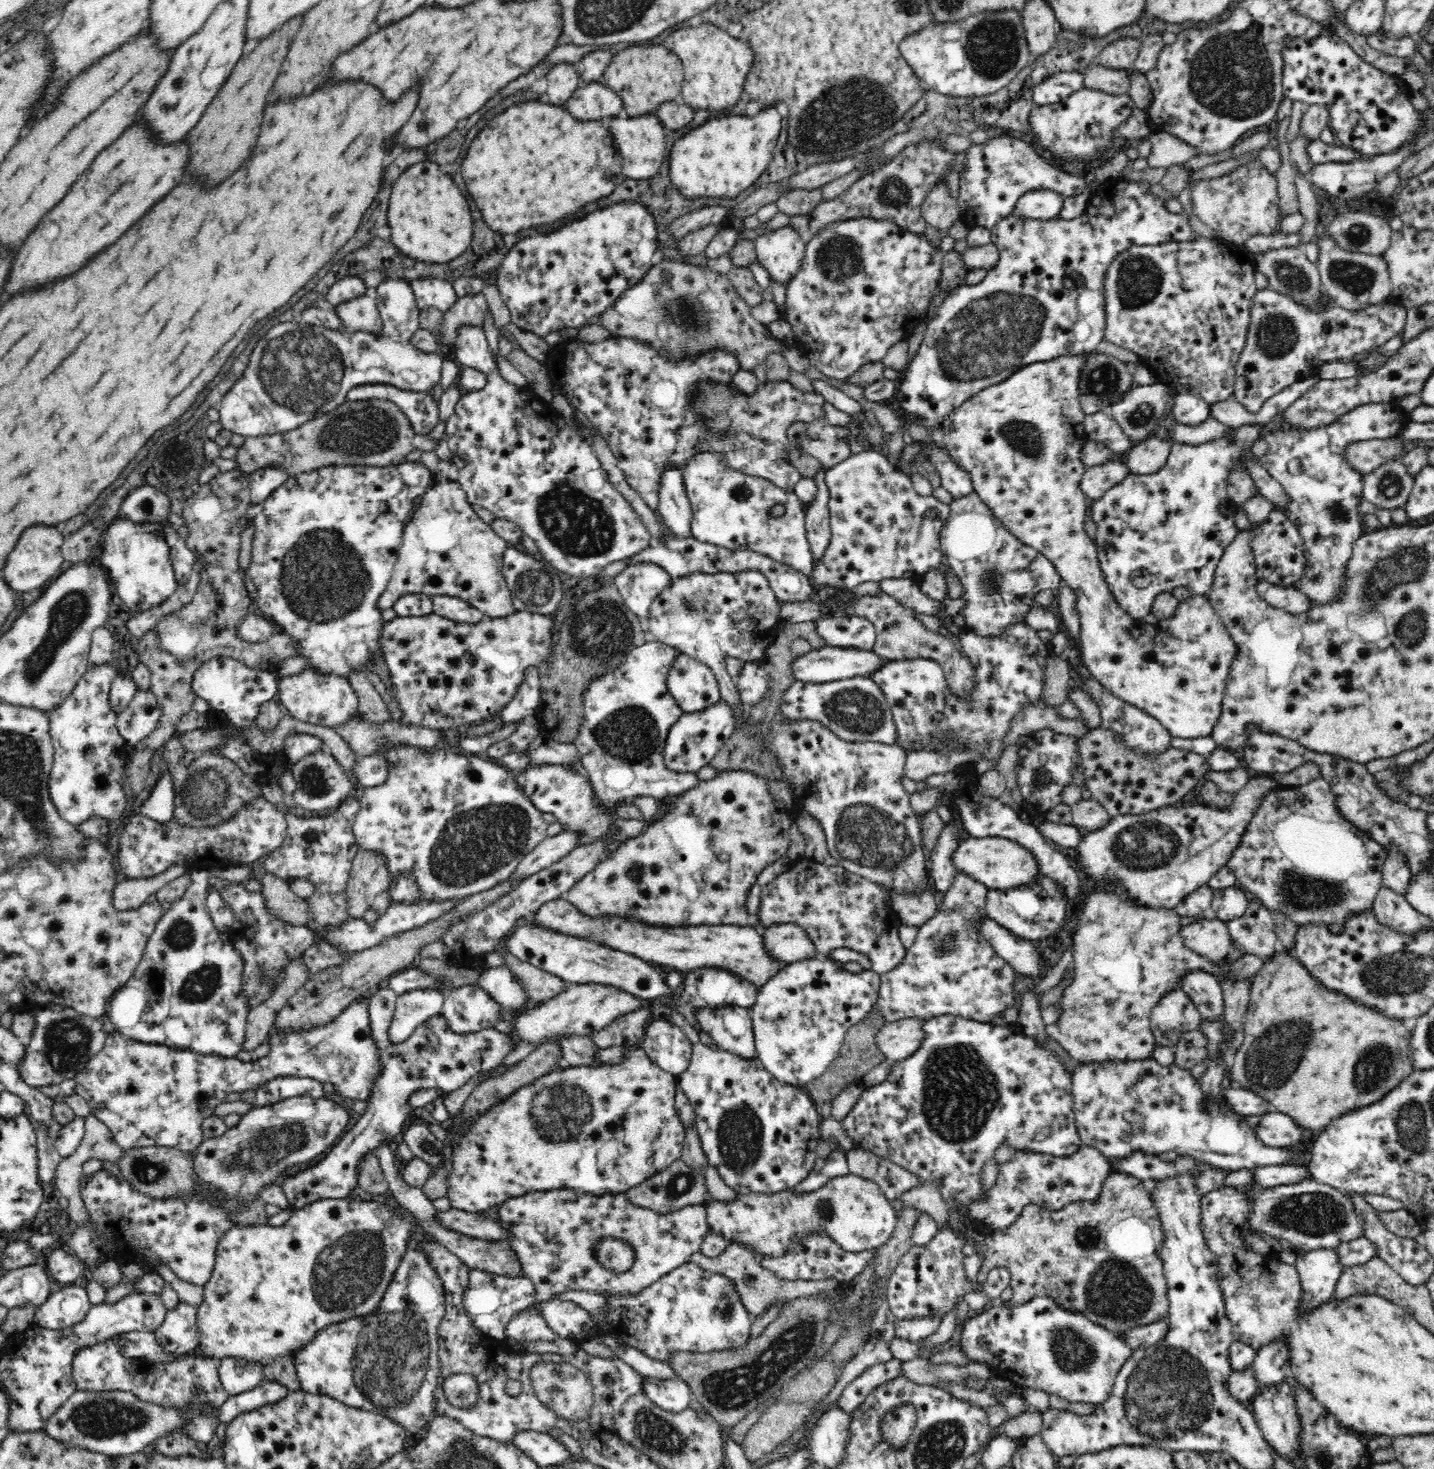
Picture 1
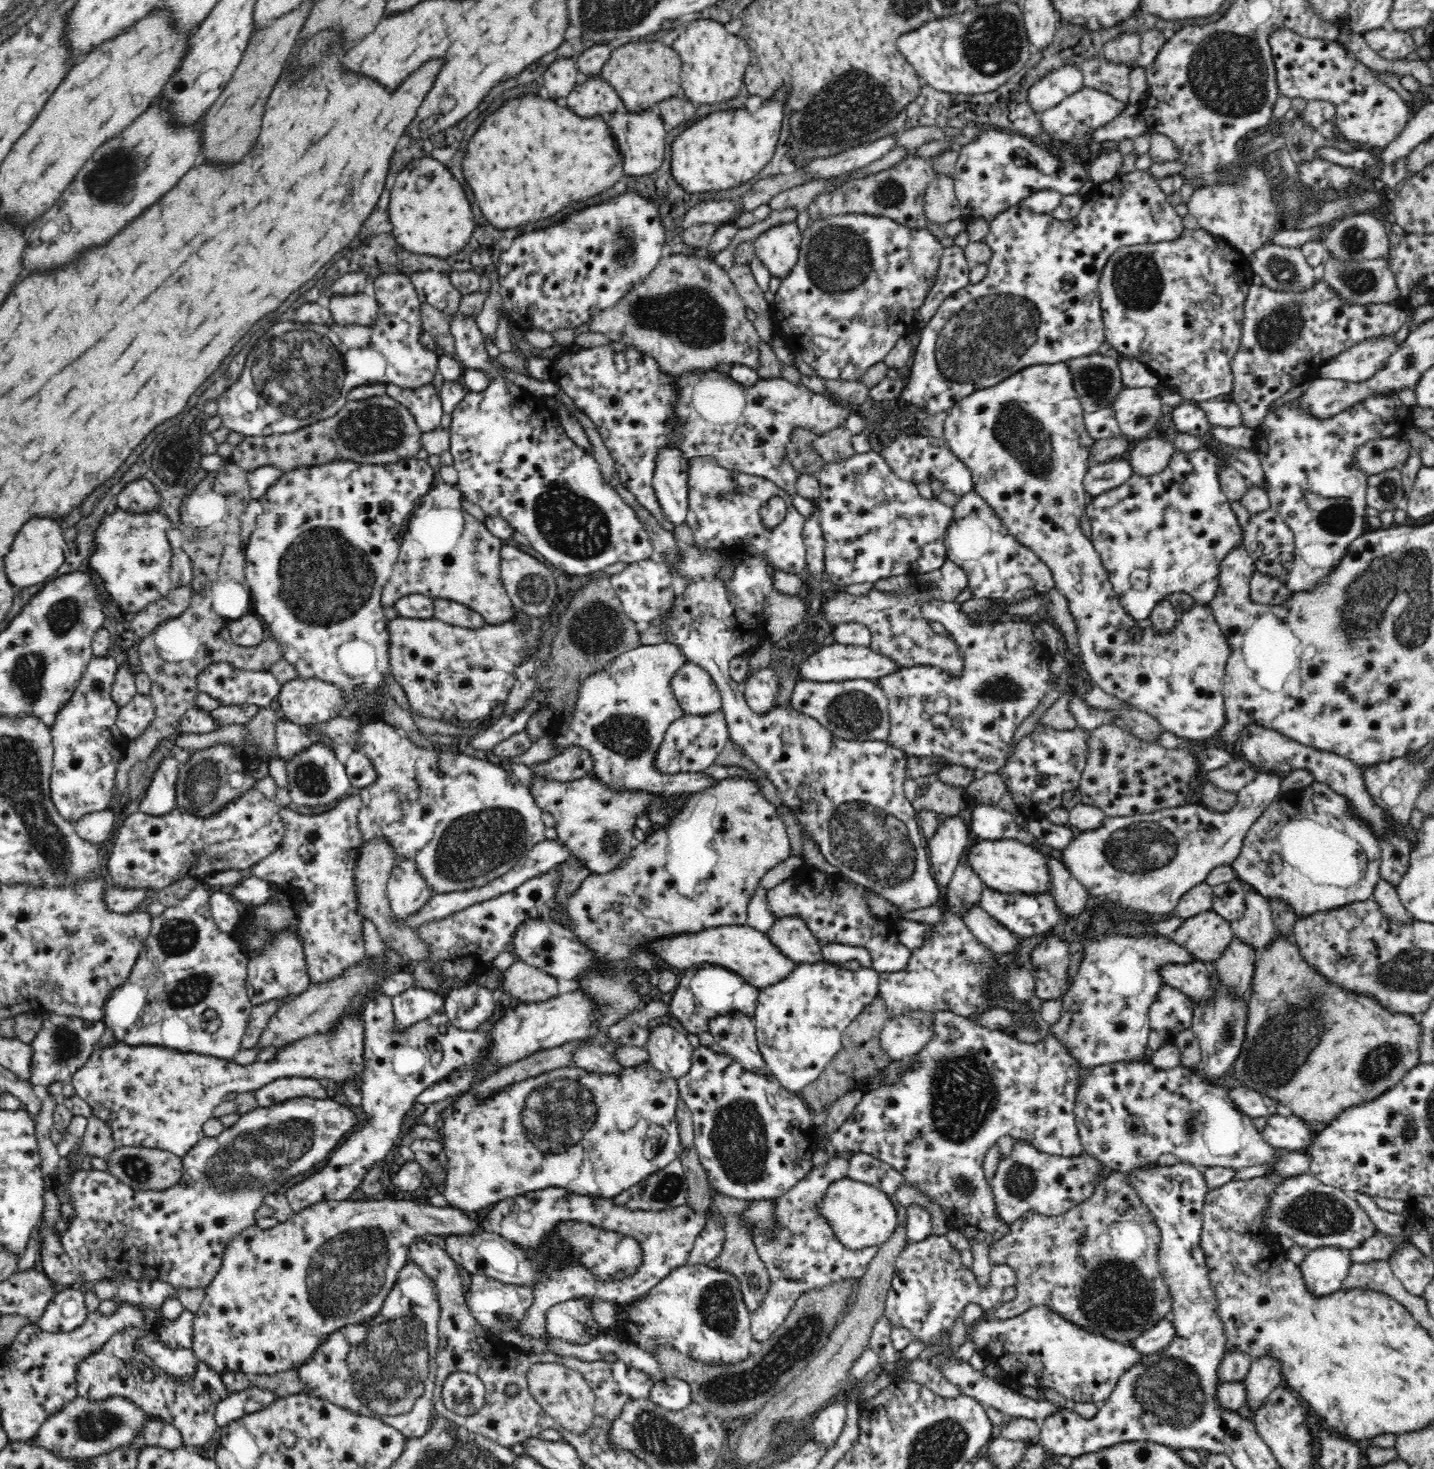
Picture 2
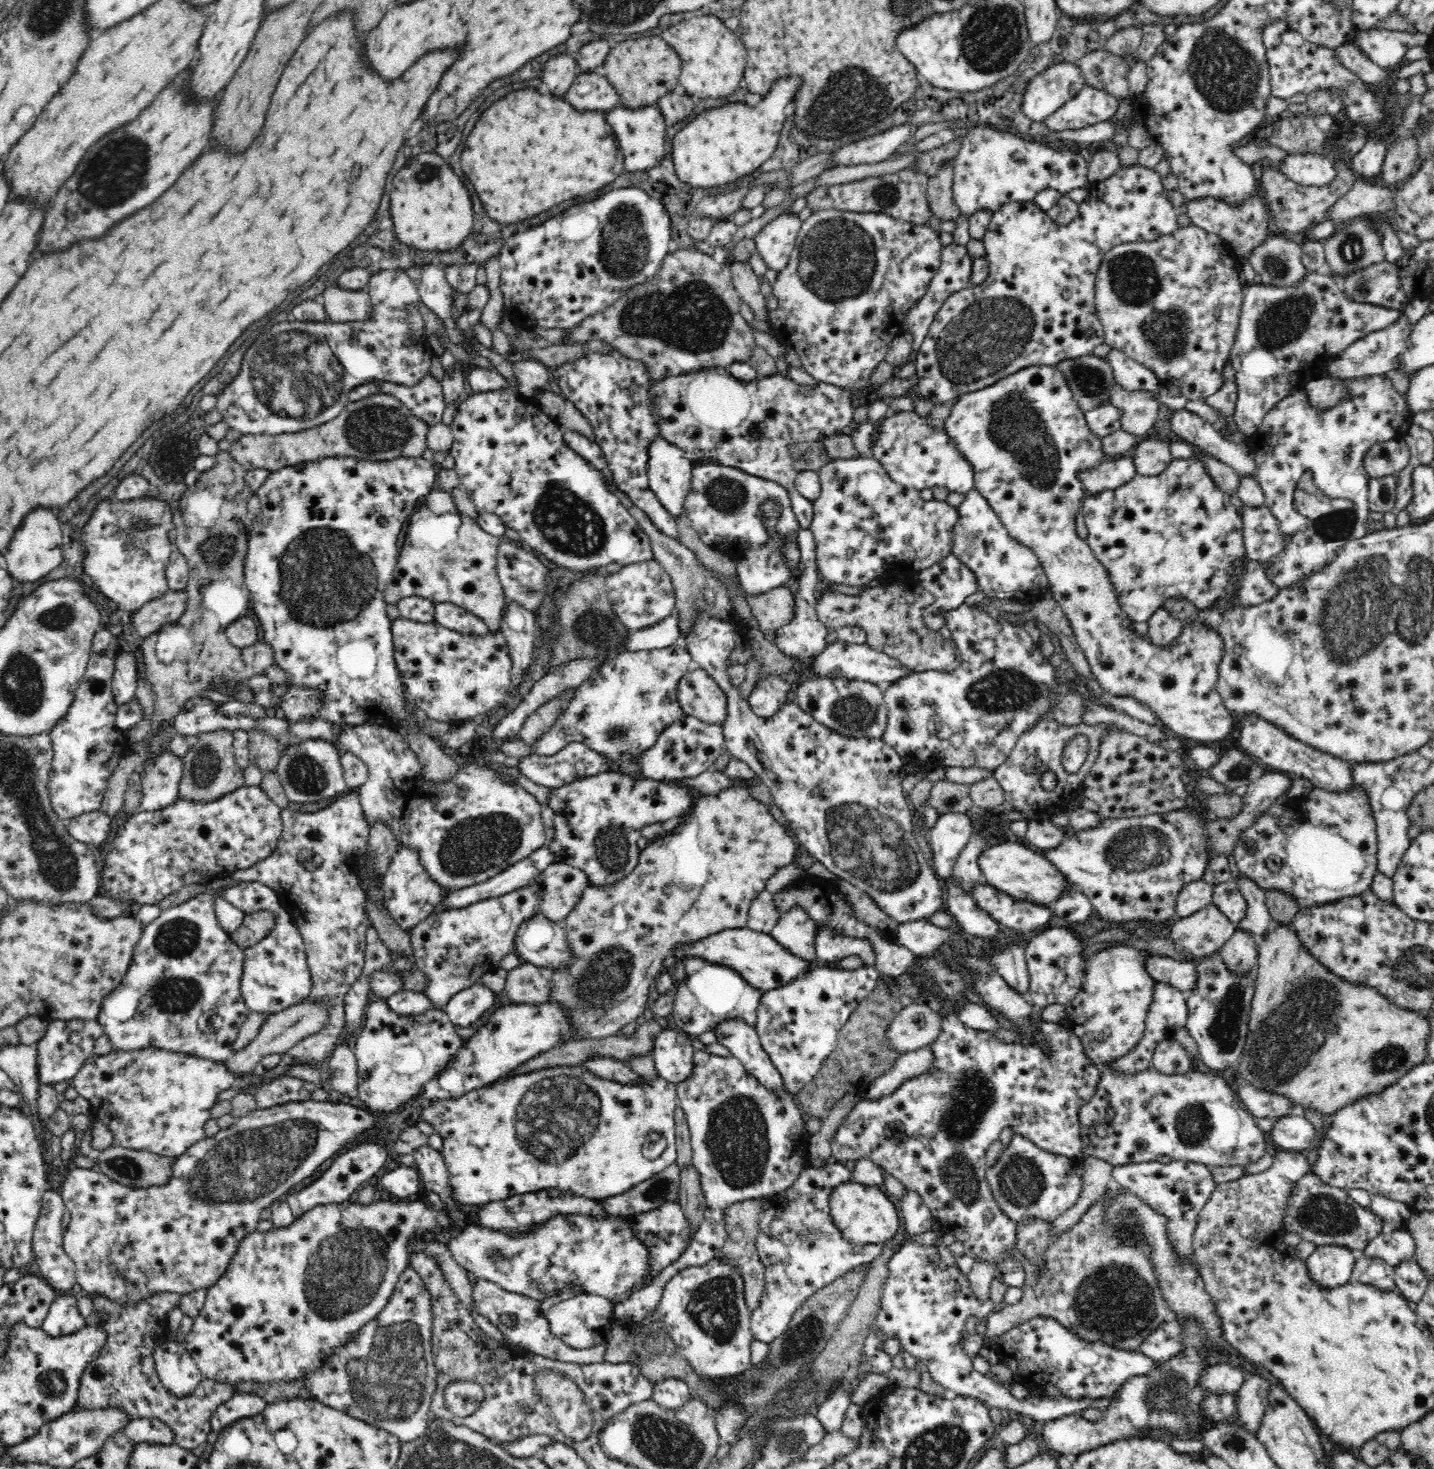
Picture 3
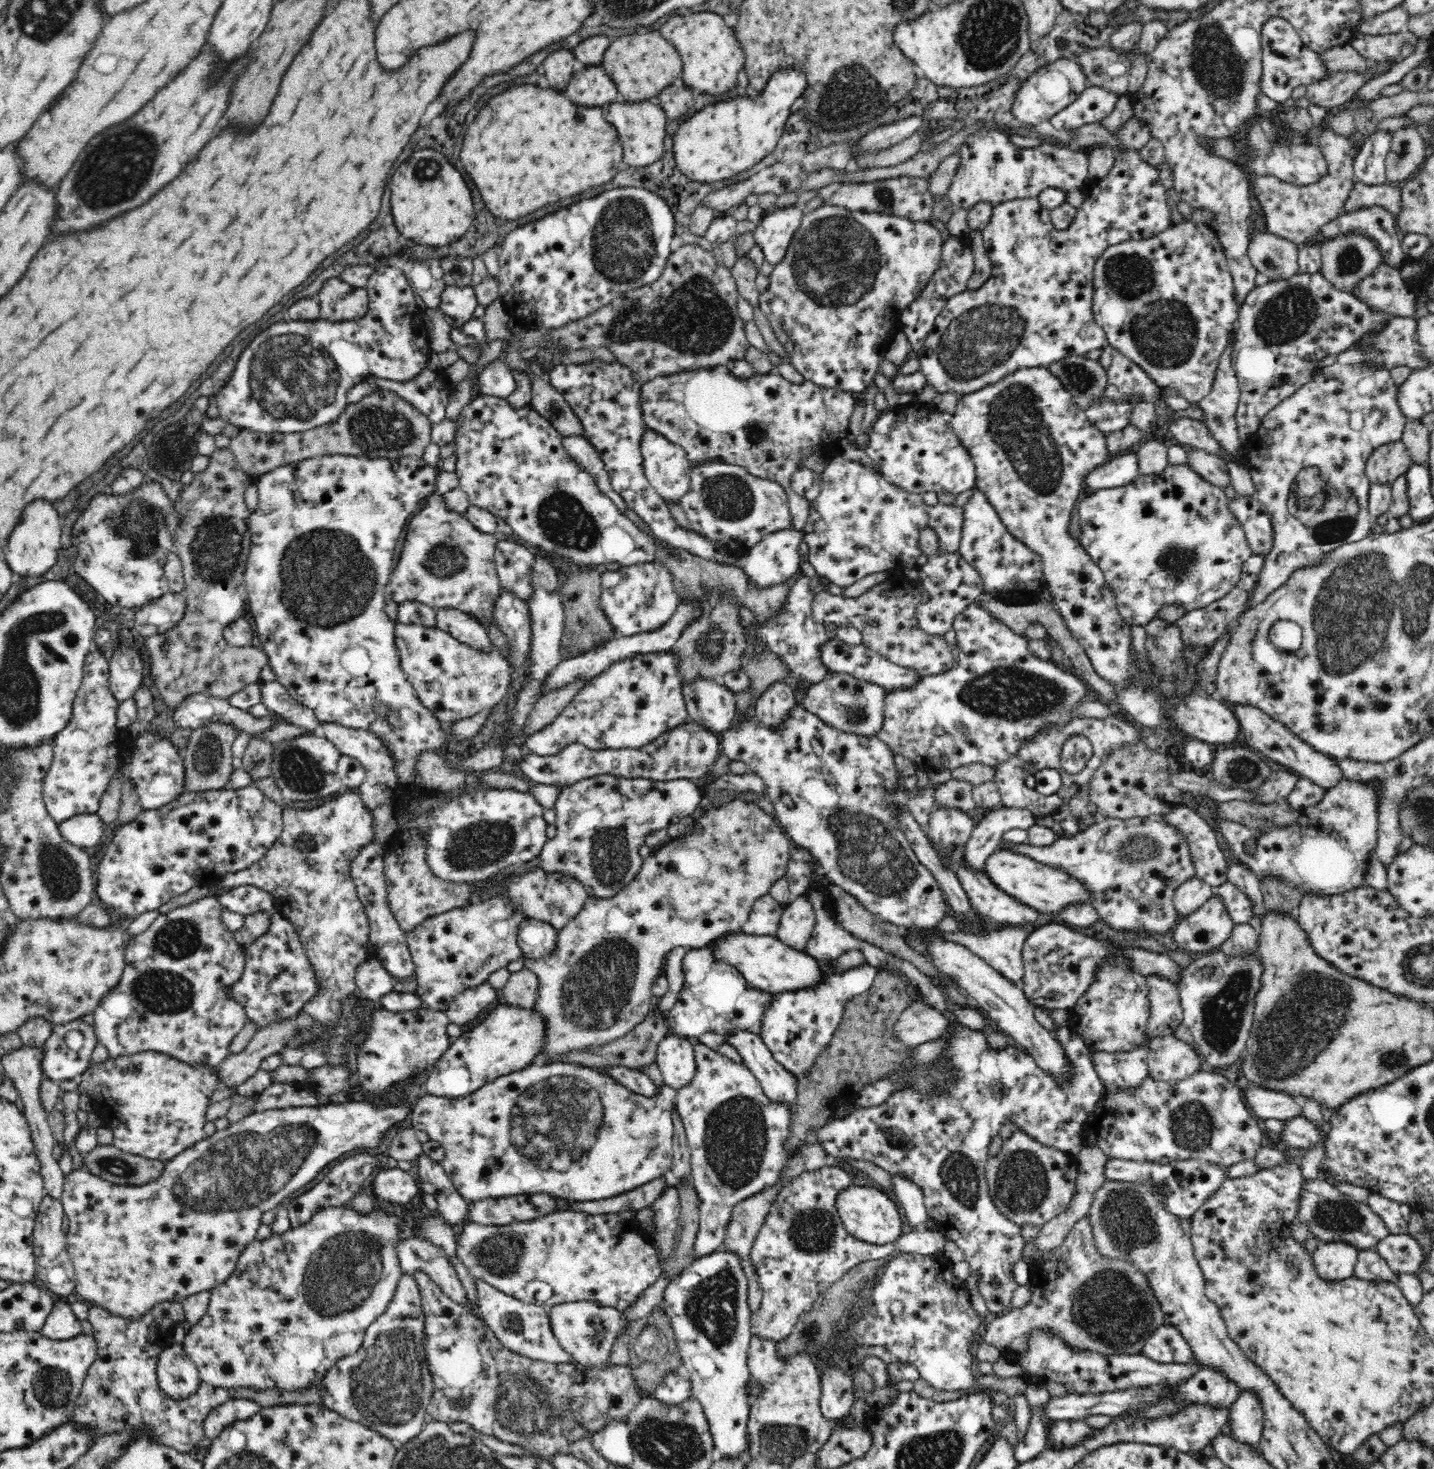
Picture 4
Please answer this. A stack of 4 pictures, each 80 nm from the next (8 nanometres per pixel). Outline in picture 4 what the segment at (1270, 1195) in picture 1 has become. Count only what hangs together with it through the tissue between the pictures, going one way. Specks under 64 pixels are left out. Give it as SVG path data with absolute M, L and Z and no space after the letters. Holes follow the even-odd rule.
M1319 1178L1306 1182L1303 1186L1300 1191L1299 1215L1296 1222L1306 1222L1311 1234L1323 1243L1343 1240L1359 1250L1366 1250L1374 1248L1391 1233L1382 1218L1367 1202L1354 1200Z

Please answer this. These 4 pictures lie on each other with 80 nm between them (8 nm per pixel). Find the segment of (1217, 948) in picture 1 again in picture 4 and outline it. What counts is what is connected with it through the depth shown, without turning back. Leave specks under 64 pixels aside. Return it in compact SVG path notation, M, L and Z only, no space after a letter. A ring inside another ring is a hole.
M1213 893L1208 900L1198 910L1184 917L1184 919L1174 928L1173 940L1176 948L1190 952L1206 952L1216 946L1220 946L1230 936L1235 922L1231 919L1222 897Z

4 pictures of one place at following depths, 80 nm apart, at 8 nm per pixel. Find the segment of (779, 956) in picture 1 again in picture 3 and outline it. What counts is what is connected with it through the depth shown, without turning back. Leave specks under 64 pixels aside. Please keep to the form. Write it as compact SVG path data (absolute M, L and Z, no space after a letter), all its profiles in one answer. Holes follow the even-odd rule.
M796 904L790 910L780 913L778 922L770 934L792 954L812 962L816 960L814 952L816 928L815 920L808 916L801 904Z

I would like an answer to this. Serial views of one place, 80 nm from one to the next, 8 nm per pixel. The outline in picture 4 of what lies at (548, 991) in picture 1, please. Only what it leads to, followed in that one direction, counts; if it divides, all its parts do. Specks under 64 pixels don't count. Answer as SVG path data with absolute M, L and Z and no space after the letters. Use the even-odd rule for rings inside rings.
M524 968L511 973L506 984L500 989L500 1002L515 1007L532 1009L538 992L538 977Z

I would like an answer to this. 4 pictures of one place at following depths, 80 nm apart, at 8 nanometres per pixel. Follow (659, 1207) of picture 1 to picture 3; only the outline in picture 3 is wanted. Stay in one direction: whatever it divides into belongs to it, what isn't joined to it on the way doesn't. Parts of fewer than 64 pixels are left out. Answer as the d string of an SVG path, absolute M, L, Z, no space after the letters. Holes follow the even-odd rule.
M674 1162L664 1172L652 1176L618 1196L610 1196L598 1200L608 1215L631 1216L645 1213L668 1200L678 1199L679 1166Z

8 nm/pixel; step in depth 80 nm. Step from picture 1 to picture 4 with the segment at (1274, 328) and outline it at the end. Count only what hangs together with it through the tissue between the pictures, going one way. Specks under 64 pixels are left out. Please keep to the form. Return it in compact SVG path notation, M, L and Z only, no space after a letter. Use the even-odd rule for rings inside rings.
M1322 273L1294 274L1282 280L1269 280L1262 286L1255 286L1239 308L1236 322L1232 365L1239 380L1241 395L1236 411L1238 434L1242 442L1250 440L1261 425L1262 419L1277 404L1292 396L1303 384L1312 378L1317 363L1329 355L1340 355L1350 348L1370 328L1386 323L1392 316L1369 307L1354 293L1340 291Z

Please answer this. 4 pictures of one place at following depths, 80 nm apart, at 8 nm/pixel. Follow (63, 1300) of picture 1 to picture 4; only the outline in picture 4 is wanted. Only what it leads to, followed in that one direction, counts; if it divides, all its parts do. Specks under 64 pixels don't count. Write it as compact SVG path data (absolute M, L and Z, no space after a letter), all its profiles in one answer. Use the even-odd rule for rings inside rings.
M61 1299L53 1306L41 1333L52 1340L68 1340L82 1333L81 1322L72 1313L66 1299Z

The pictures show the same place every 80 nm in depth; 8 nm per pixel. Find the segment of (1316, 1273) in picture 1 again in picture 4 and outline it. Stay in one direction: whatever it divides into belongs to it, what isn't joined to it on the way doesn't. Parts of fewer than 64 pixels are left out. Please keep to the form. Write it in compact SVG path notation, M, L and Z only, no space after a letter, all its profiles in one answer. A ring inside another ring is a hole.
M1343 1240L1321 1243L1313 1251L1318 1274L1326 1280L1344 1280L1354 1274L1359 1249Z

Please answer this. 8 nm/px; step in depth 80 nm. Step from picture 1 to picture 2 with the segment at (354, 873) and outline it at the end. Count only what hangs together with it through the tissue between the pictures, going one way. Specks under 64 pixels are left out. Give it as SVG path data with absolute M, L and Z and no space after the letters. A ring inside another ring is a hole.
M379 837L364 842L353 870L358 895L358 912L364 919L368 919L376 925L377 931L380 933L385 945L392 951L396 951L409 966L419 960L424 960L428 951L426 951L426 945L420 941L416 930L402 925L392 914L388 897L386 897L386 882L394 864L395 850L386 839Z

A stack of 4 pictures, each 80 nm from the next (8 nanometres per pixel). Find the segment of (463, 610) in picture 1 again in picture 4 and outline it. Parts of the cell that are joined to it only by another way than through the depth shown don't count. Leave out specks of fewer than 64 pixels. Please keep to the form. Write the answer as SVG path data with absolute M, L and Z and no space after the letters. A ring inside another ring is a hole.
M441 608L436 611L436 627L439 630L448 632L460 643L470 646L470 649L485 653L492 650L484 626L471 615L454 608Z

